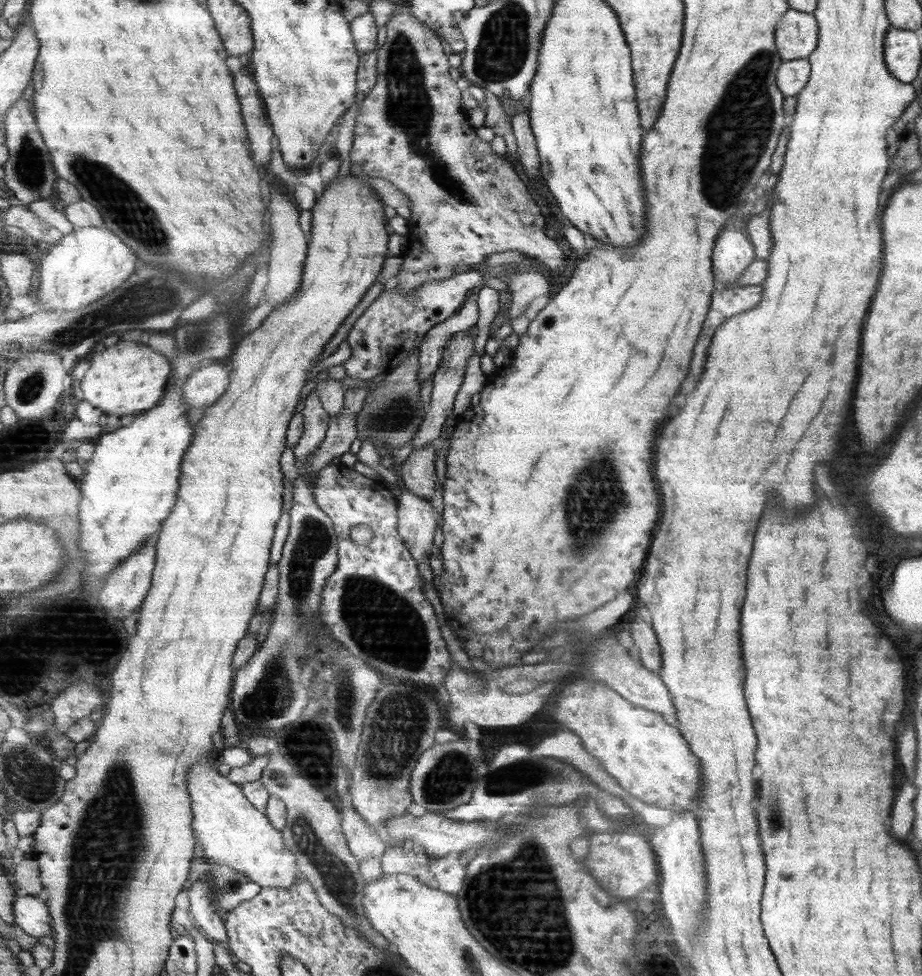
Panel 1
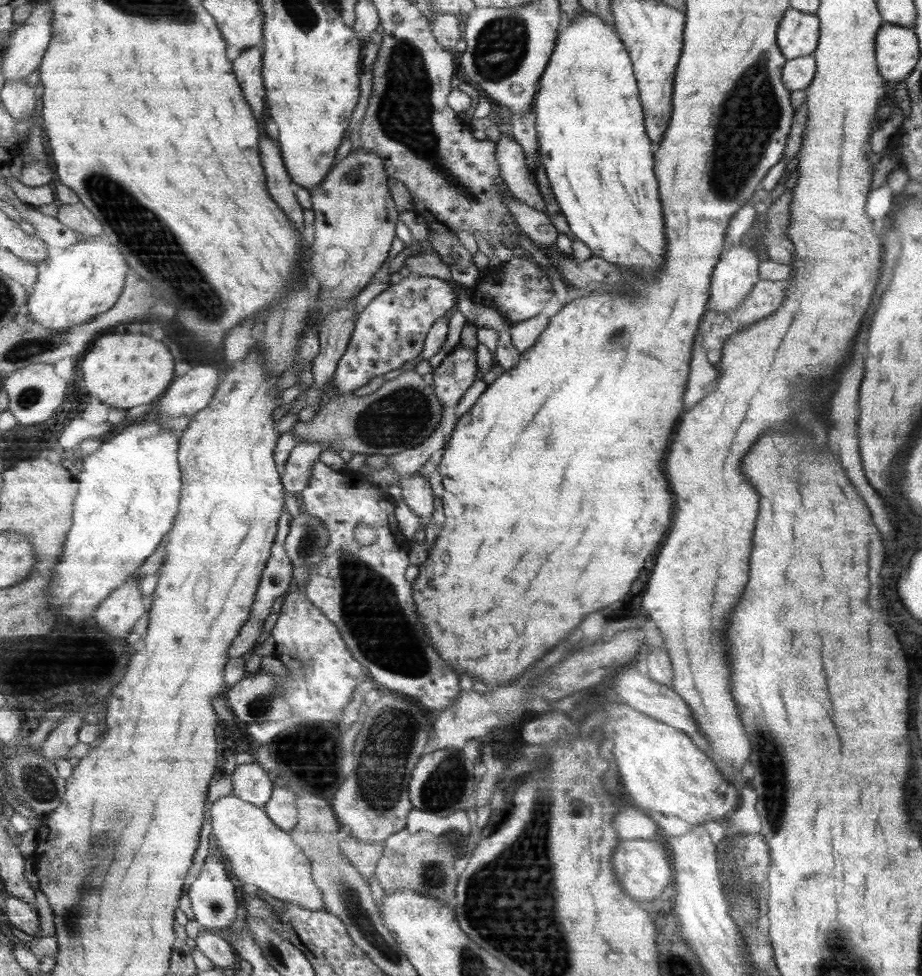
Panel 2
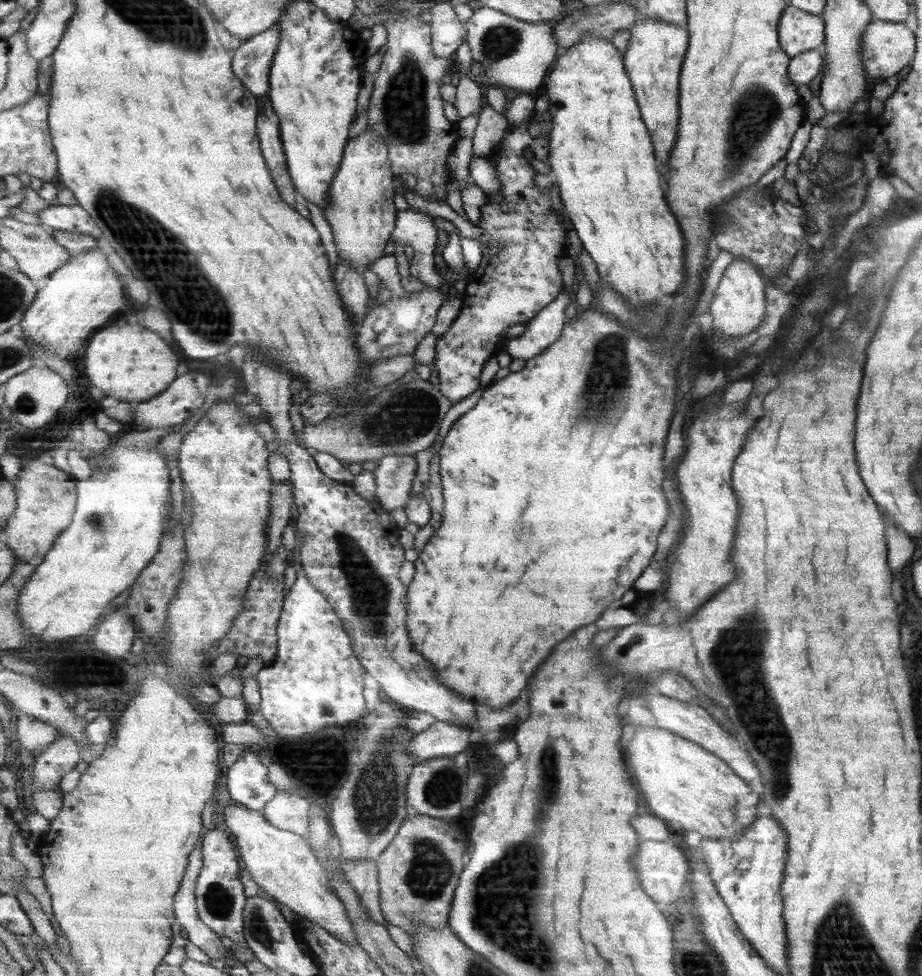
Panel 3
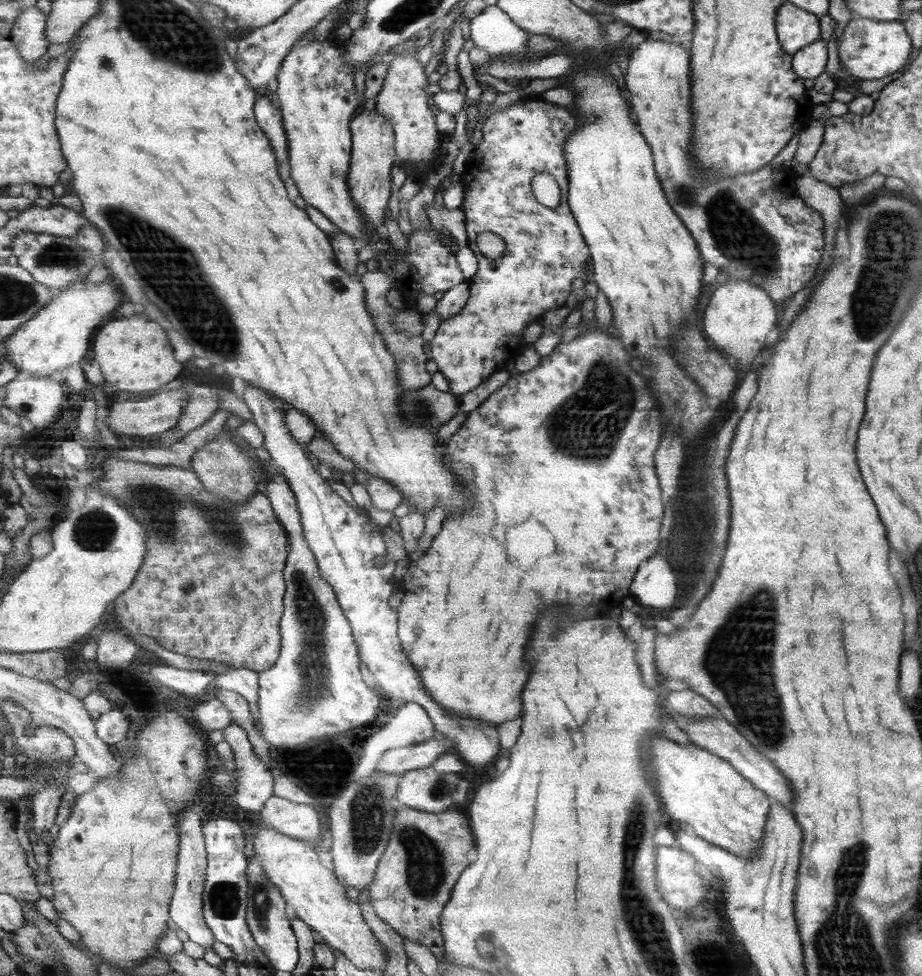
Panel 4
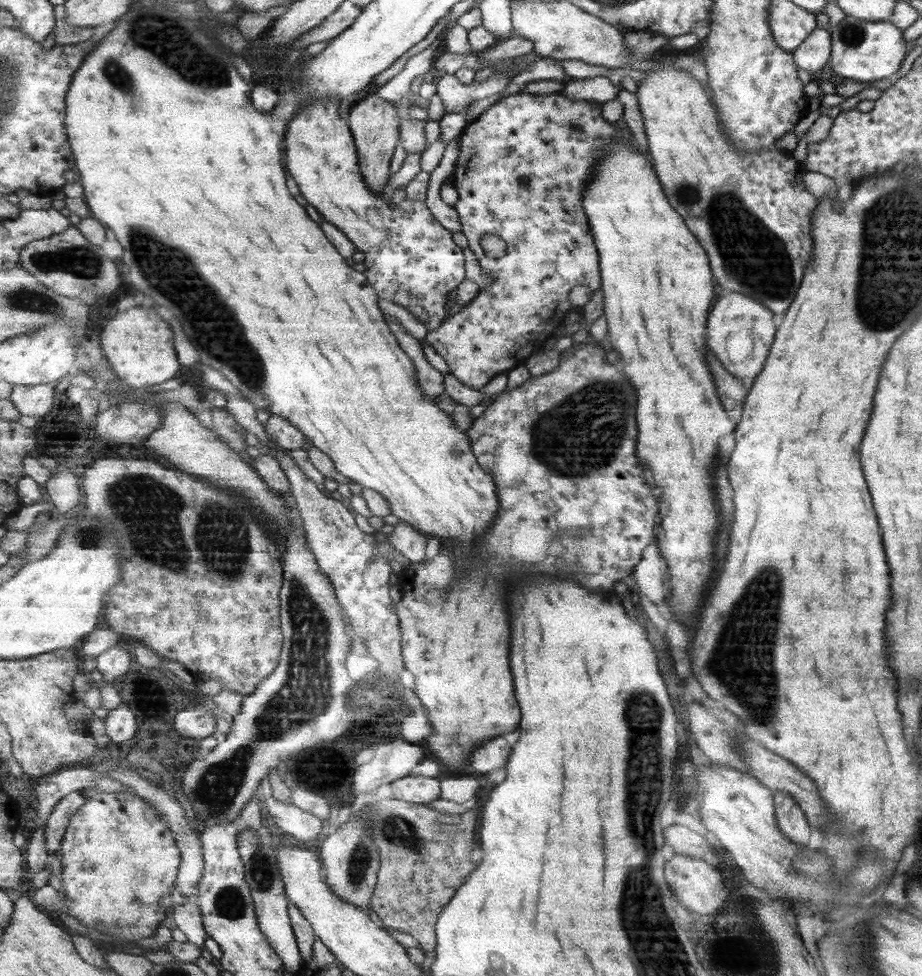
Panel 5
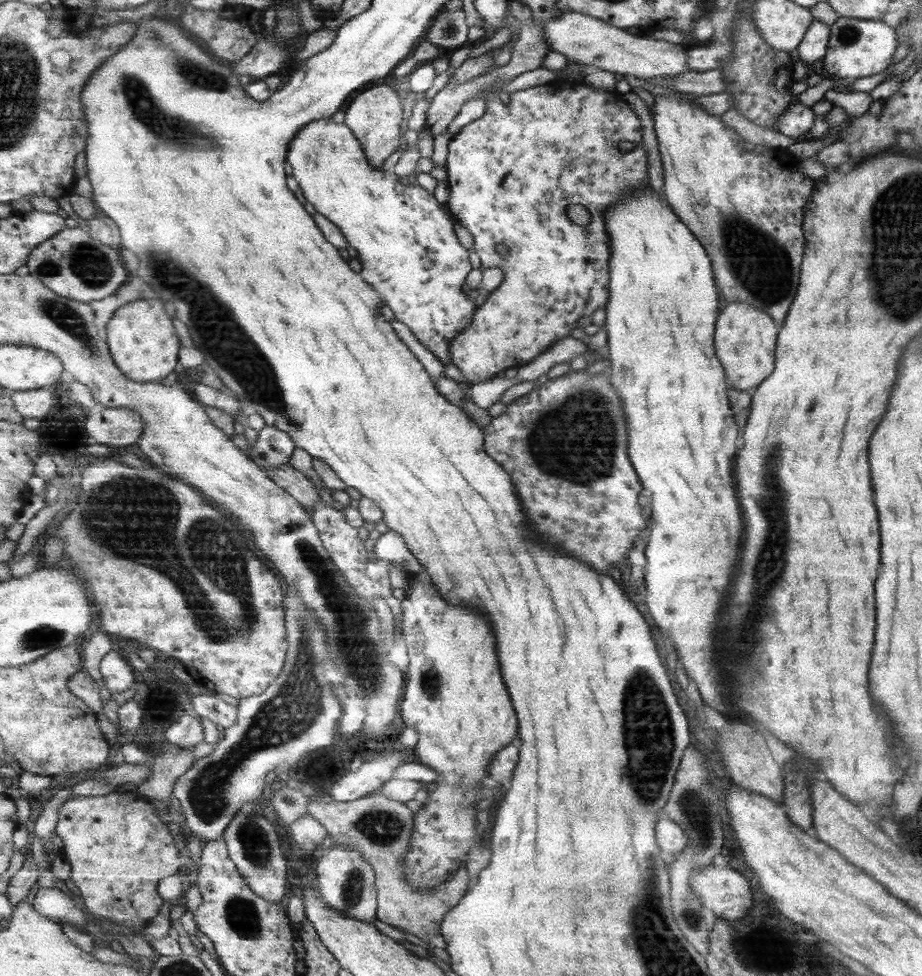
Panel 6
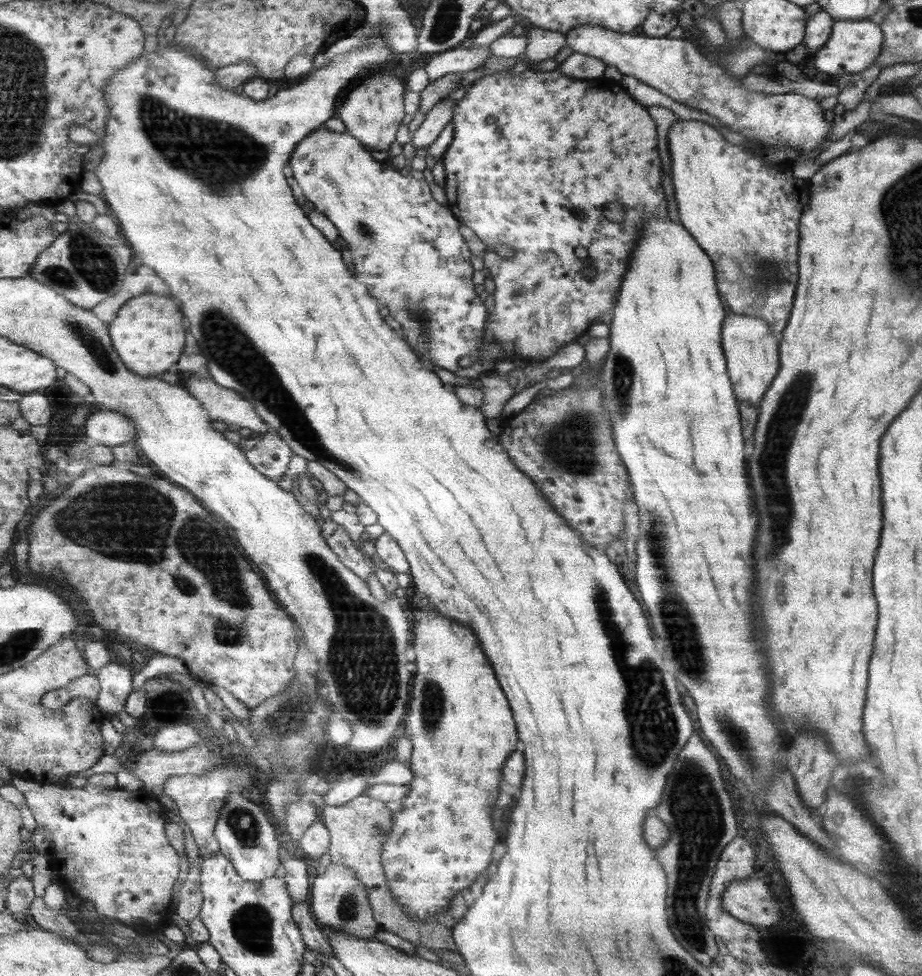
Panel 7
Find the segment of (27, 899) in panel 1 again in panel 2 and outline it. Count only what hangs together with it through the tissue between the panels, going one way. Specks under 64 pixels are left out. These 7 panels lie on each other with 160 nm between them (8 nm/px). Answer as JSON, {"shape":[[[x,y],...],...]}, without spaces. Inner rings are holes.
{"shape":[[[6,895],[2,903],[2,909],[8,918],[8,924],[15,932],[23,931],[28,935],[37,934],[42,929],[40,914],[31,903],[16,896]]]}

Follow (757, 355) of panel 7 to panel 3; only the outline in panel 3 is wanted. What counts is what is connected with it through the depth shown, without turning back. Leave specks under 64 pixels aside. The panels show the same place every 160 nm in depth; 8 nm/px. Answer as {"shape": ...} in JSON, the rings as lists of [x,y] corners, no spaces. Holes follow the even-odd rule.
{"shape":[[[733,259],[725,267],[708,304],[712,316],[712,331],[716,330],[725,338],[731,338],[743,336],[755,330],[764,314],[764,281],[763,276],[751,262]]]}

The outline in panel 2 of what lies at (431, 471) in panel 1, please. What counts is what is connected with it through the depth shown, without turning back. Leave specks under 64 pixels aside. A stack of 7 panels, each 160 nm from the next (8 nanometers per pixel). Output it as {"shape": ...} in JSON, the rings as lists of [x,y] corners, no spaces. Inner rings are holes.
{"shape":[[[417,473],[413,475],[413,479],[401,479],[397,484],[402,488],[402,498],[417,516],[424,520],[433,516],[435,496],[429,480]]]}

